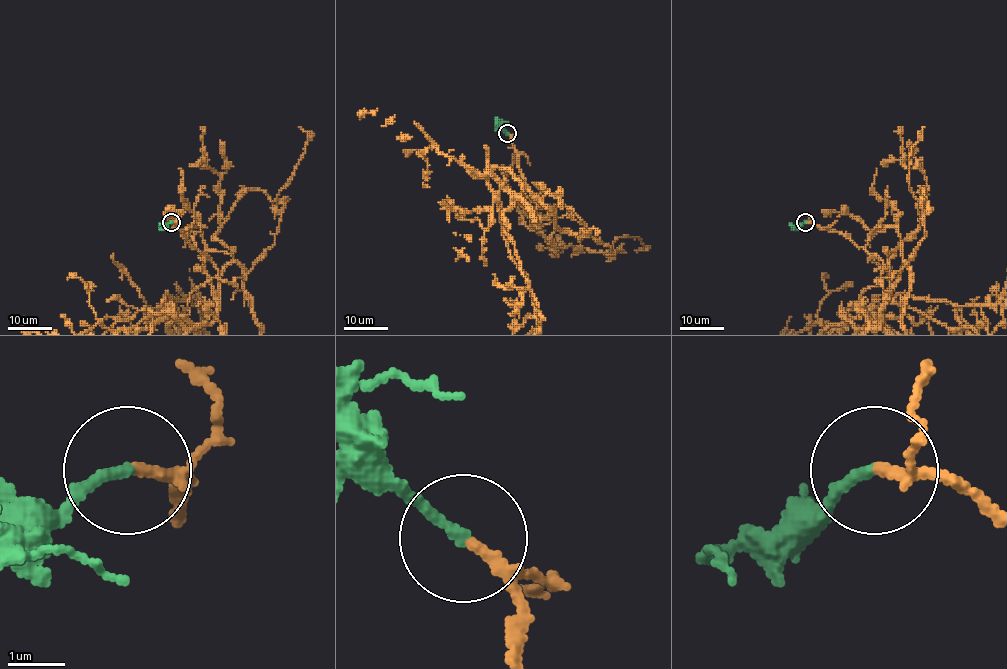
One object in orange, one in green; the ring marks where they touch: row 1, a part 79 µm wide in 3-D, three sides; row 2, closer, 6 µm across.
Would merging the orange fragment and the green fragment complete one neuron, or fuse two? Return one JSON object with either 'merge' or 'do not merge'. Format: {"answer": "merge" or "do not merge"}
{"answer": "merge"}

